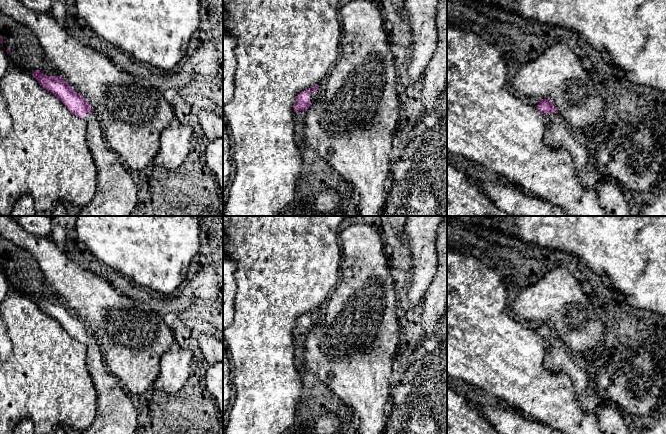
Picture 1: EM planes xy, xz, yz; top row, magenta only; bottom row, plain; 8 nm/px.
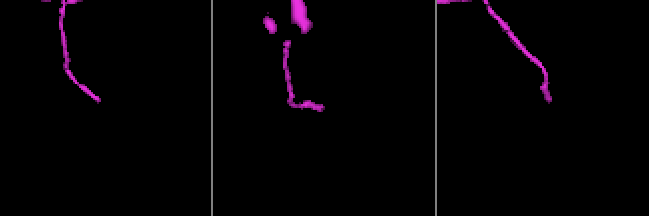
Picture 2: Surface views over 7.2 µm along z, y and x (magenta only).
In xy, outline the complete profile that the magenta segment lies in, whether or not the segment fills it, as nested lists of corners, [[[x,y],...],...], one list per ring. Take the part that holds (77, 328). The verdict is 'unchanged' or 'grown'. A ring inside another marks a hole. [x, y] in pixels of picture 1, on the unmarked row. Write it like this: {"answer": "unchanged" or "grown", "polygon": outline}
{"answer": "grown", "polygon": [[[40,294],[32,295],[32,298],[40,310],[53,317],[70,336],[87,347],[86,367],[92,378],[97,395],[96,417],[87,429],[78,434],[134,434],[138,426],[136,408],[120,382],[108,372],[104,364],[102,350],[86,322],[77,317],[60,300],[47,300],[42,298]]]}

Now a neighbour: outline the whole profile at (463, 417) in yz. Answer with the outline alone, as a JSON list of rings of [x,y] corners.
[[[447,387],[447,434],[499,434],[476,405]]]

